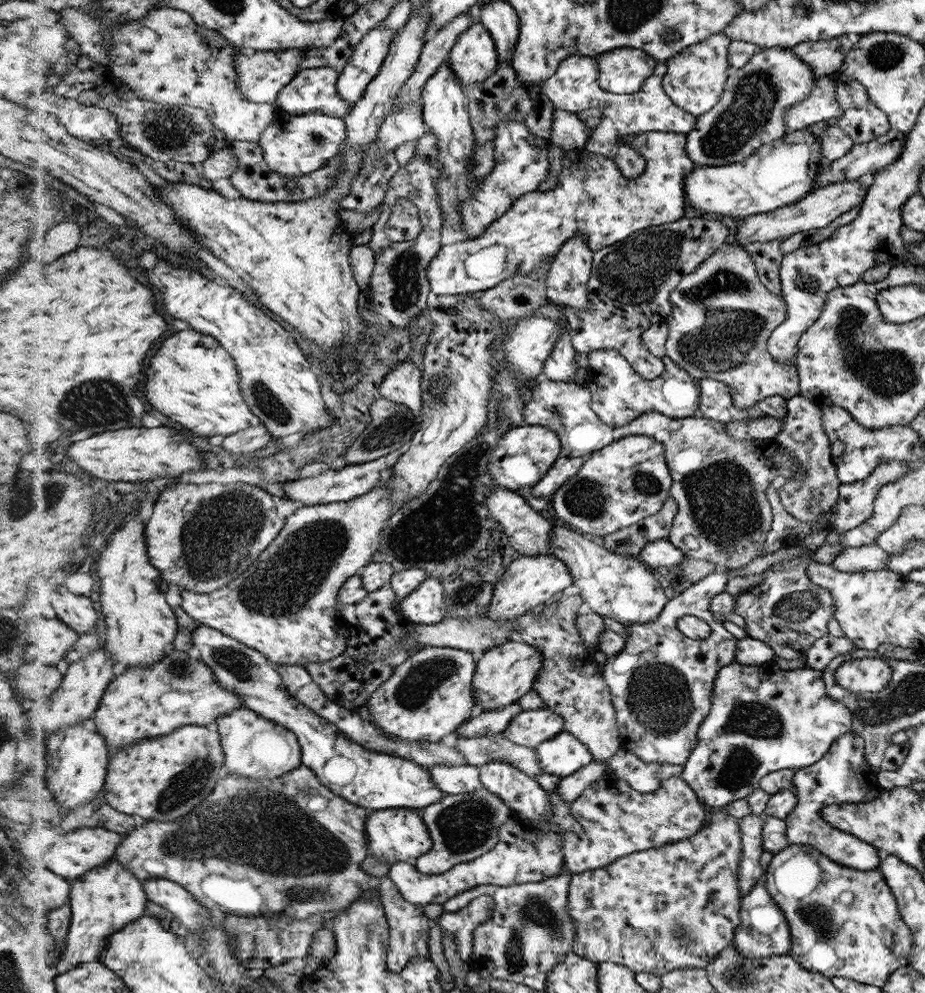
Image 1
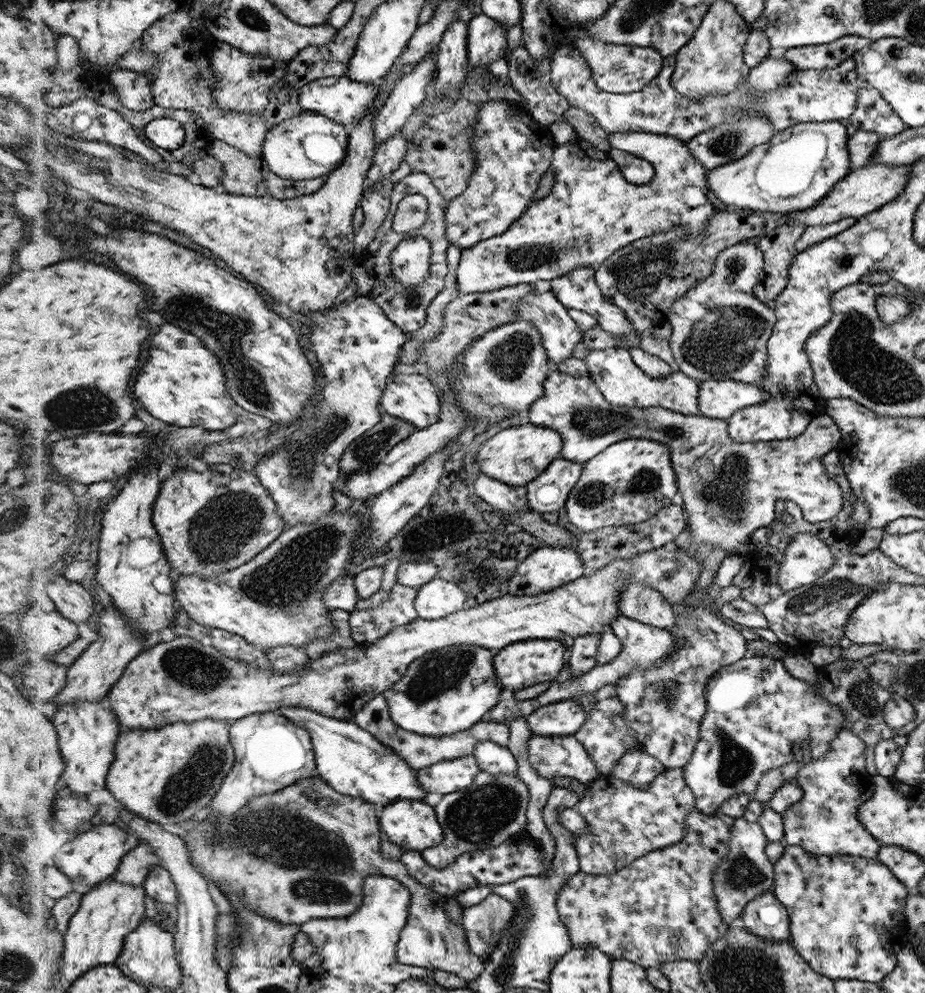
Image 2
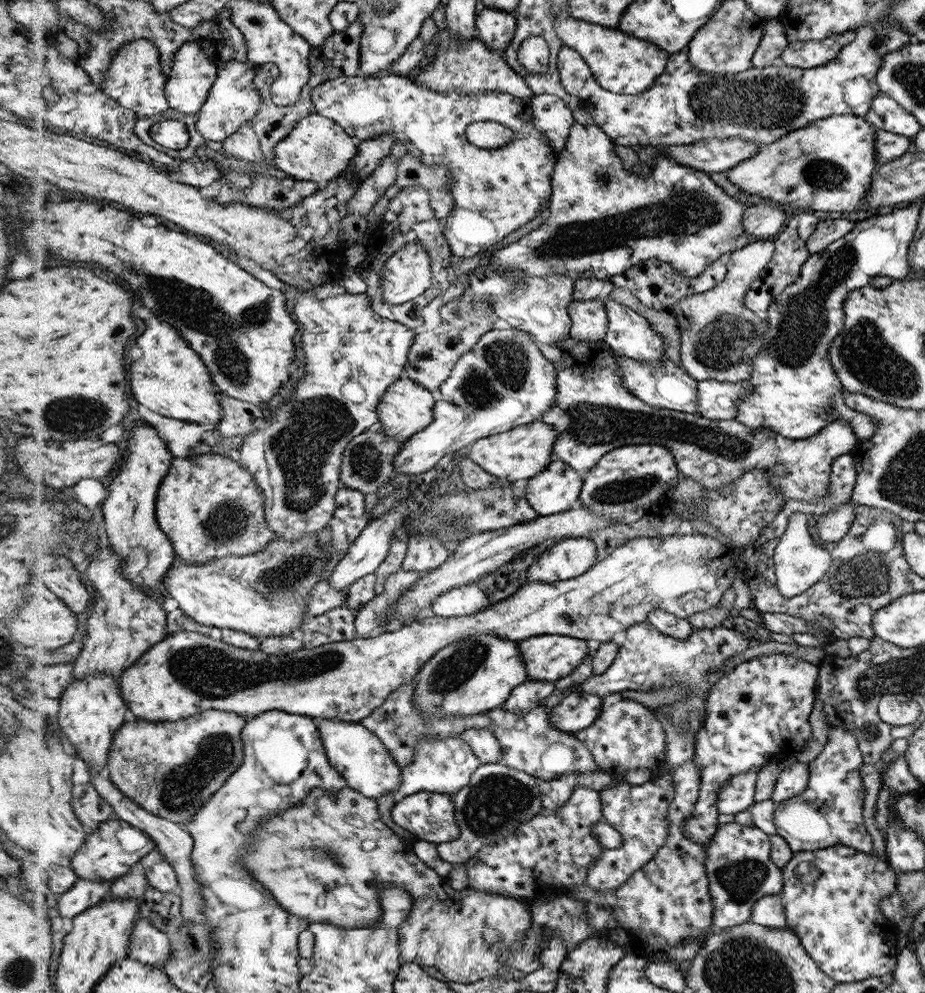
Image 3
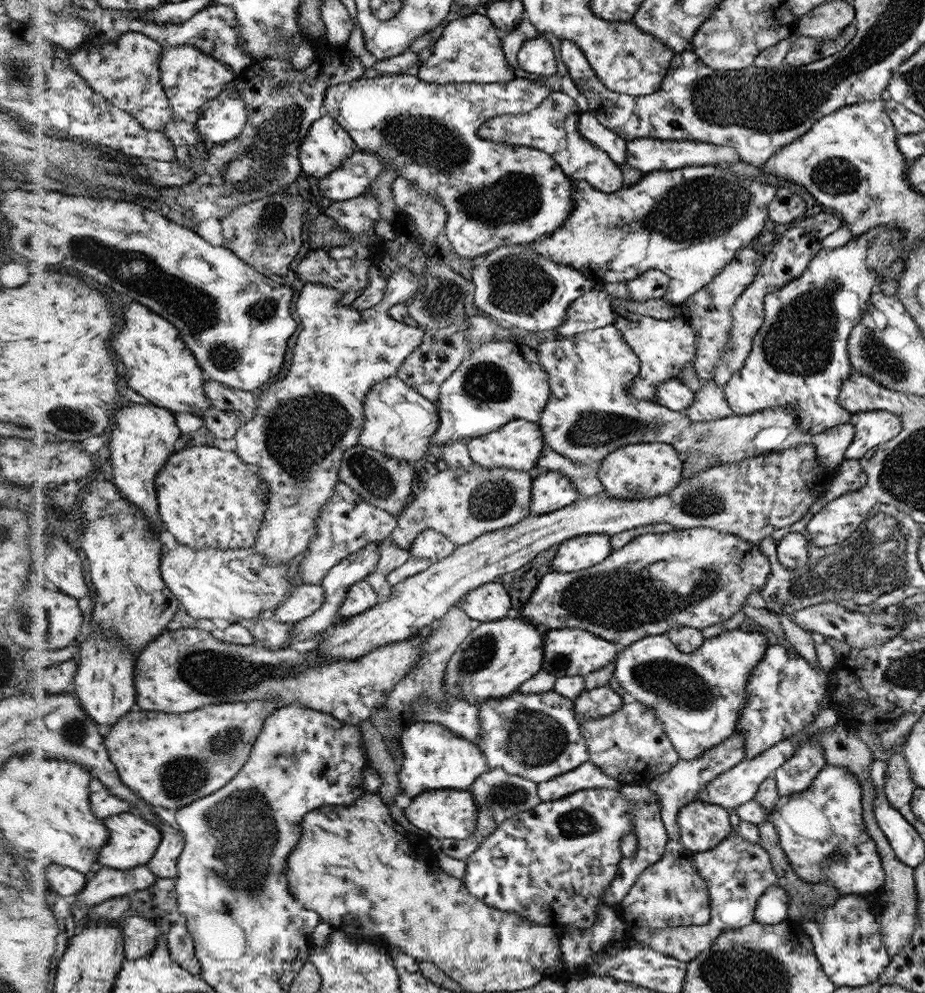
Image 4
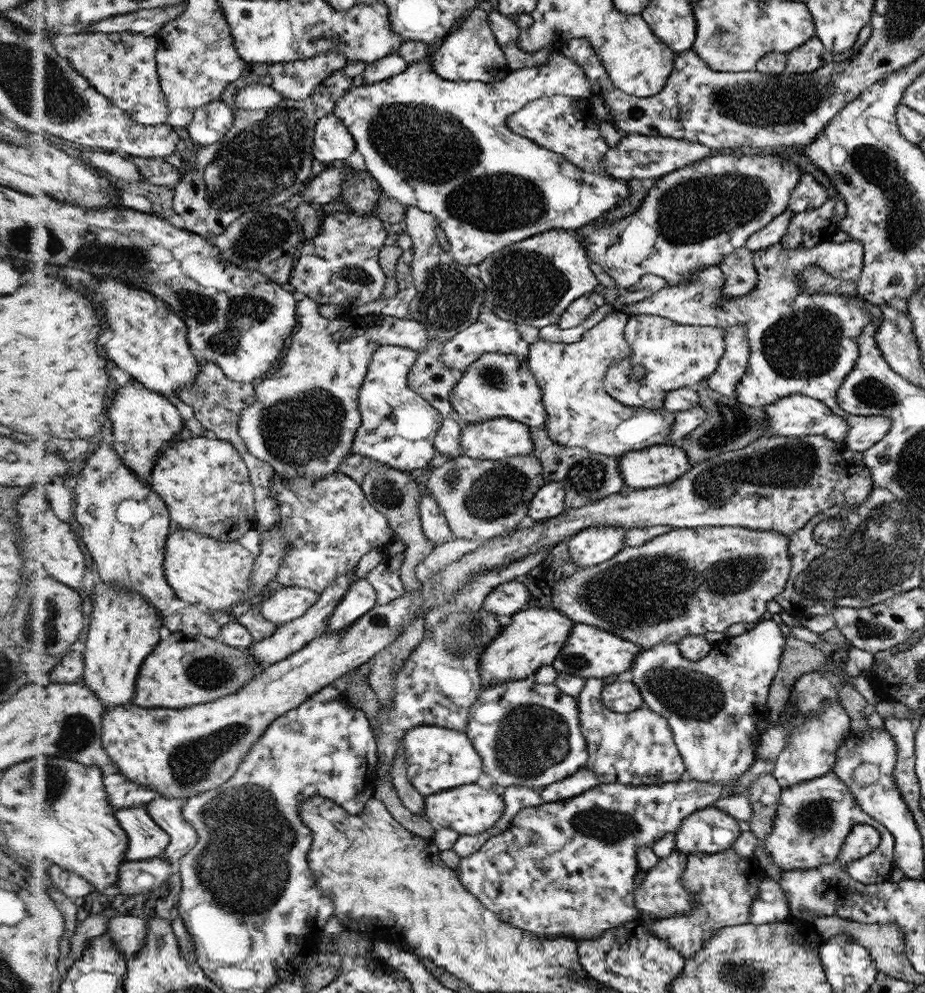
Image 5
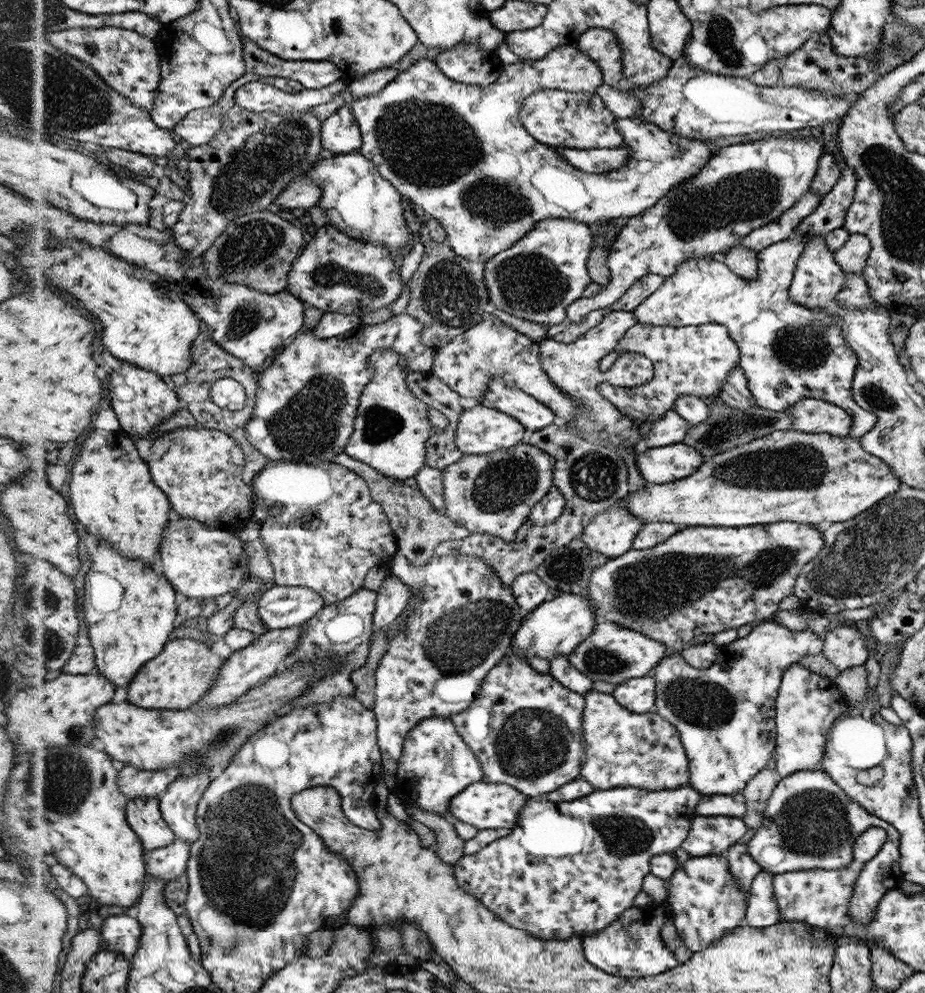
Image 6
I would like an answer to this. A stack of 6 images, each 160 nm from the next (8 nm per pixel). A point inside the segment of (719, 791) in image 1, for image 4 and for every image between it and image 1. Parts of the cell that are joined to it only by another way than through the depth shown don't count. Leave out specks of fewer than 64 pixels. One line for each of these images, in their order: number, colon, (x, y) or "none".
2: (758, 717)
3: (760, 712)
4: (785, 691)

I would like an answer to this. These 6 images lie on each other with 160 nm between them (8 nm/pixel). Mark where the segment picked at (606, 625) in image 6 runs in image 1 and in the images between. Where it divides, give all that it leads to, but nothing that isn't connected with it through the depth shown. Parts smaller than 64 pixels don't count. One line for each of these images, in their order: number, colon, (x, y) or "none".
1: (505, 673)
2: (525, 663)
3: (551, 657)
4: (571, 651)
5: (591, 652)

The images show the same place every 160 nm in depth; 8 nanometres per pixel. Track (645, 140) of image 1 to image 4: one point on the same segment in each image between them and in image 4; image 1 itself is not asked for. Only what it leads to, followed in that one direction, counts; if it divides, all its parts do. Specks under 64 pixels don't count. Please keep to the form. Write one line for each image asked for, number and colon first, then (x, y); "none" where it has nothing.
2: (592, 212)
3: (598, 229)
4: (690, 223)

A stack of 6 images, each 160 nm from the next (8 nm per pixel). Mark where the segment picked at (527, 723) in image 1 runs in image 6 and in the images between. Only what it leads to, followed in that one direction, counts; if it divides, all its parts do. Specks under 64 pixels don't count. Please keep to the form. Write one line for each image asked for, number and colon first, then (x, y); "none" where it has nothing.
2: (566, 717)
3: (578, 710)
4: (600, 702)
5: (624, 697)
6: (639, 695)

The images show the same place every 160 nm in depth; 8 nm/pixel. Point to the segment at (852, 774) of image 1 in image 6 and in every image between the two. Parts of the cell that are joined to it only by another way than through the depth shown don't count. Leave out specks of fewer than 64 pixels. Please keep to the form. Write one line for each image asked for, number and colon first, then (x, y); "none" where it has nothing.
2: (825, 822)
3: (830, 811)
4: (828, 817)
5: (814, 818)
6: (810, 824)

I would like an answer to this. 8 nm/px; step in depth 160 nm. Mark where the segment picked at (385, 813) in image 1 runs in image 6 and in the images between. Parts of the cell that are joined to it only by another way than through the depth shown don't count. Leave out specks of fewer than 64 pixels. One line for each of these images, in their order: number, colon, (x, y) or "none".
2: (412, 825)
3: (428, 816)
4: (445, 814)
5: (469, 809)
6: (487, 806)

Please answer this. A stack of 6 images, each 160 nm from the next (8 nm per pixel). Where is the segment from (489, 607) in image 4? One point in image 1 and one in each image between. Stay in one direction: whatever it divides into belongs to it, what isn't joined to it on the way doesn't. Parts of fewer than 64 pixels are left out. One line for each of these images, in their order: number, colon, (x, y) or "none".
1: (426, 604)
2: (438, 598)
3: (467, 599)

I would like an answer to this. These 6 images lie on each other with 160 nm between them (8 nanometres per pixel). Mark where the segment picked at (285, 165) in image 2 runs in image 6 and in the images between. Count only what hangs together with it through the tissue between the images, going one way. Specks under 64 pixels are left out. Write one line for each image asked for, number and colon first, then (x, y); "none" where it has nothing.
3: (318, 150)
4: (328, 144)
5: (333, 142)
6: (340, 134)

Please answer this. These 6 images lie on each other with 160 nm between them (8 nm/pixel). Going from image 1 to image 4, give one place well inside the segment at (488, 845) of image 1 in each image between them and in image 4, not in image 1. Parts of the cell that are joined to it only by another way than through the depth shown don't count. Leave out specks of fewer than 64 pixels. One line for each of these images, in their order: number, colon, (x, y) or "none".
2: (493, 809)
3: (498, 799)
4: (500, 796)

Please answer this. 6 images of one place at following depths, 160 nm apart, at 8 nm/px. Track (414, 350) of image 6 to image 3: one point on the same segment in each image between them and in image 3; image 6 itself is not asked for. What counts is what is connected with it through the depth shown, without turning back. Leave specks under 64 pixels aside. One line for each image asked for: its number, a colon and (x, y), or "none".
3: (353, 355)
4: (306, 421)
5: (304, 424)

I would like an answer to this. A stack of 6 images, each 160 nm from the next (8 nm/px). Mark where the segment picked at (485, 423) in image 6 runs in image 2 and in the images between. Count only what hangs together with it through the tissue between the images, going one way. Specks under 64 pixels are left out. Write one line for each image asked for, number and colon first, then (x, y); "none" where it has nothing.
2: (517, 455)
3: (525, 451)
4: (519, 445)
5: (498, 438)

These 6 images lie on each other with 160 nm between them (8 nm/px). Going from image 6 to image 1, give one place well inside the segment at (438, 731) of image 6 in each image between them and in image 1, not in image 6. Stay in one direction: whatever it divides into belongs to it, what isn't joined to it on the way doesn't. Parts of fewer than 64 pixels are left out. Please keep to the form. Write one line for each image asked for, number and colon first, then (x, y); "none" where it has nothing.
1: (462, 779)
2: (445, 777)
3: (441, 764)
4: (435, 758)
5: (438, 759)

